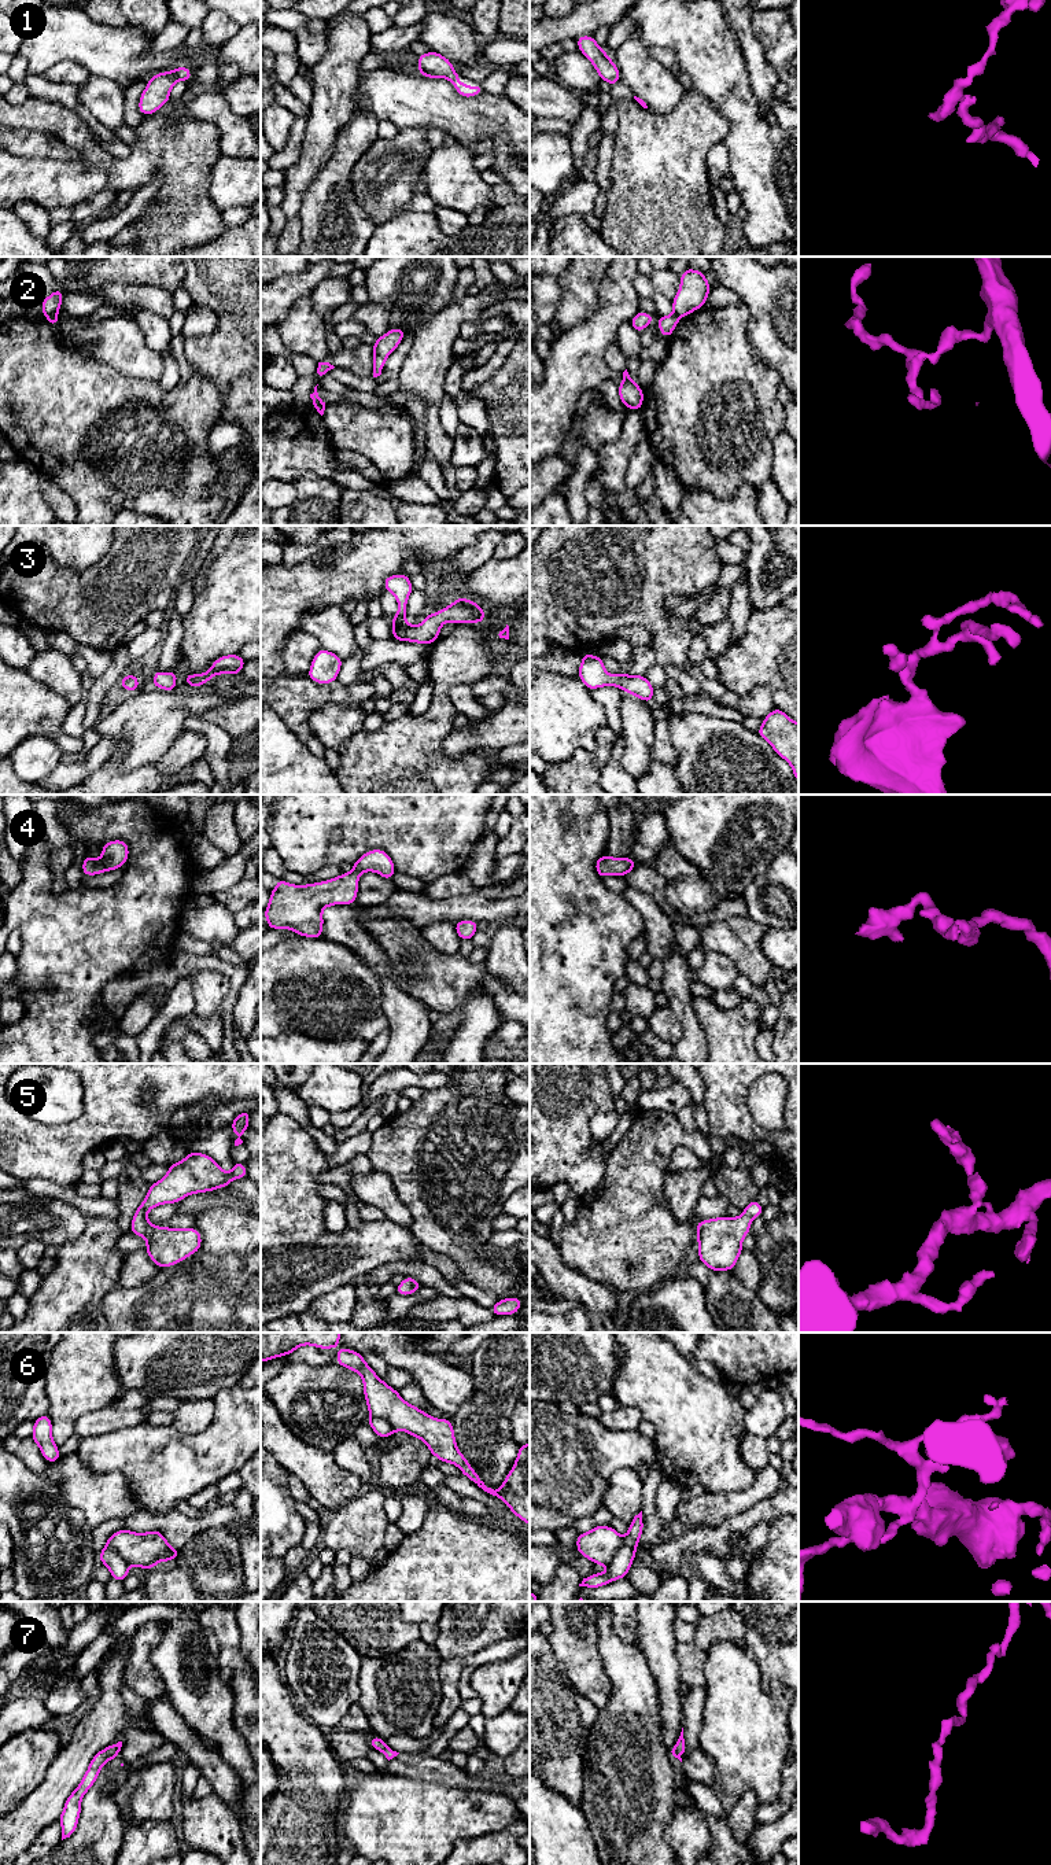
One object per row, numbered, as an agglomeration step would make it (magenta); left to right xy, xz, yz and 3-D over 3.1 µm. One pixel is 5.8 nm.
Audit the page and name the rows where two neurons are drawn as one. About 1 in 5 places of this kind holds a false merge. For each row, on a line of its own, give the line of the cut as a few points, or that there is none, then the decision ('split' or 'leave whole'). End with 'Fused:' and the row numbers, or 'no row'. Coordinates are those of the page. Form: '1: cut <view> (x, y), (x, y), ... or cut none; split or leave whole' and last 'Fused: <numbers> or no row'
1: cut none; leave whole
2: cut yz (674, 312), (679, 317); split
3: cut none; leave whole
4: cut none; leave whole
5: cut none; leave whole
6: cut yz (622, 1537), (622, 1544), (608, 1566); split
7: cut none; leave whole
Fused: 2, 6

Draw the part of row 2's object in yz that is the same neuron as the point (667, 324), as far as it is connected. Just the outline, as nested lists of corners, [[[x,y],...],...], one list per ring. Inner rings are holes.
[[[675,313],[670,316],[663,316],[663,317],[659,316],[657,321],[659,321],[659,328],[660,328],[660,335],[670,339],[675,327],[679,322],[679,317]]]

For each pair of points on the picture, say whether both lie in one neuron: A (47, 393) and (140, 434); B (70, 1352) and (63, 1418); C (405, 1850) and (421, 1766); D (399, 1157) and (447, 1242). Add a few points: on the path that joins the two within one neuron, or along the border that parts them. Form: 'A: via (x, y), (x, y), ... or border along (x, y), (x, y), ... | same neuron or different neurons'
A: via (70, 416), (100, 434), (117, 434) | same neuron
B: via (70, 1368), (69, 1401) | same neuron
C: border along (387, 1772), (395, 1776), (409, 1776), (450, 1786) | different neurons
D: via (409, 1178), (417, 1189), (417, 1200), (432, 1222) | same neuron

